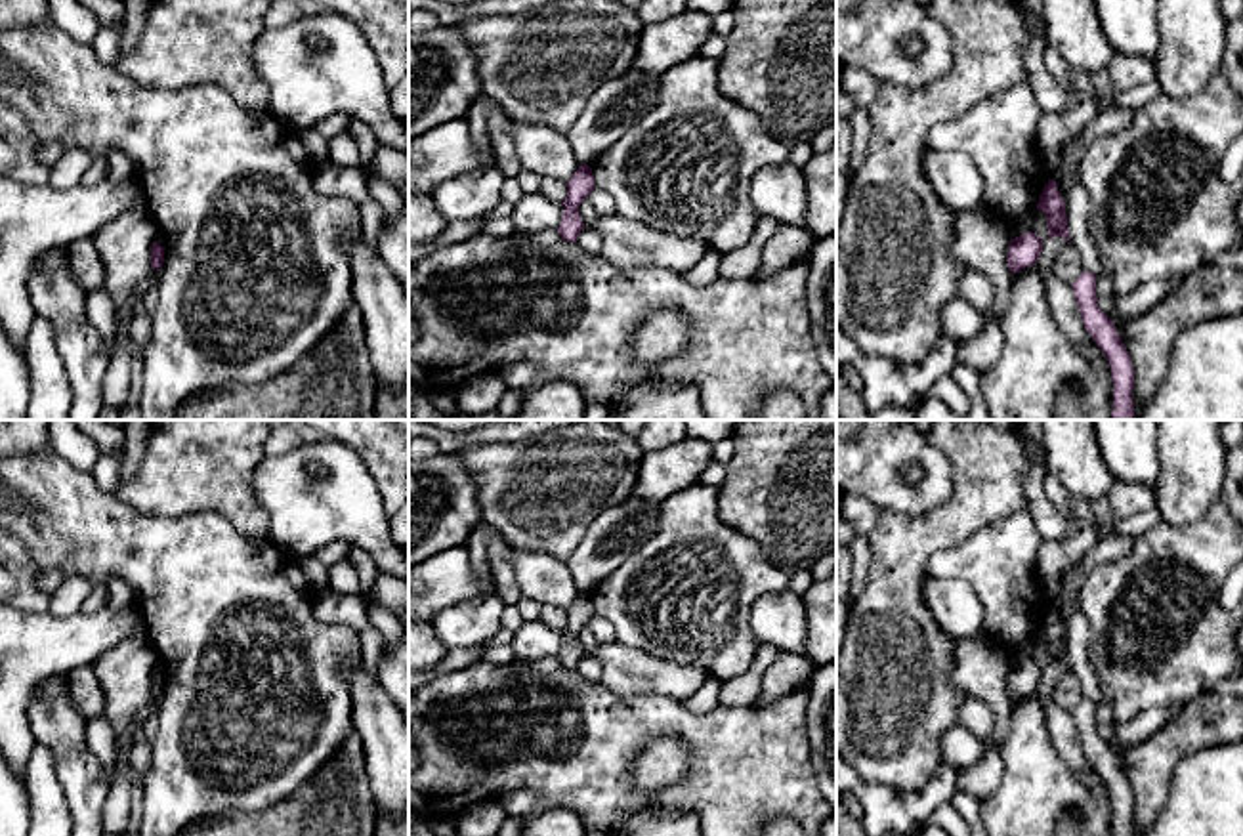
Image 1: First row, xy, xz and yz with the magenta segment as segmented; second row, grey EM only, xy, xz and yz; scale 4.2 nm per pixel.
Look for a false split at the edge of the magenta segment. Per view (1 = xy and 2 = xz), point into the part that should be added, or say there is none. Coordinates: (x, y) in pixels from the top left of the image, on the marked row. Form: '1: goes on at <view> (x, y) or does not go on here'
1: does not go on here
2: does not go on here

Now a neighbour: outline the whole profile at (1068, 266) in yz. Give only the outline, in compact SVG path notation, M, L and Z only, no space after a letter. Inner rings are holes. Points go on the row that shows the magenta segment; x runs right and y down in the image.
M1067 244L1060 250L1054 269L1052 269L1064 282L1073 284L1079 275L1083 273L1083 263L1079 252Z

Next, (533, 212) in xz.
M523 193L514 204L512 221L517 233L529 235L558 229L563 218L561 202L550 202L540 193Z

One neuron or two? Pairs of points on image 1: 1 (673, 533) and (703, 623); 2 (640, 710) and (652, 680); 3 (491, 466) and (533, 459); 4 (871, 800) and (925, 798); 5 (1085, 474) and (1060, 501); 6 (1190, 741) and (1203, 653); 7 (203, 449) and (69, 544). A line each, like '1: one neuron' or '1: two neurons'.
1: one neuron
2: two neurons
3: one neuron
4: one neuron
5: two neurons
6: two neurons
7: two neurons

